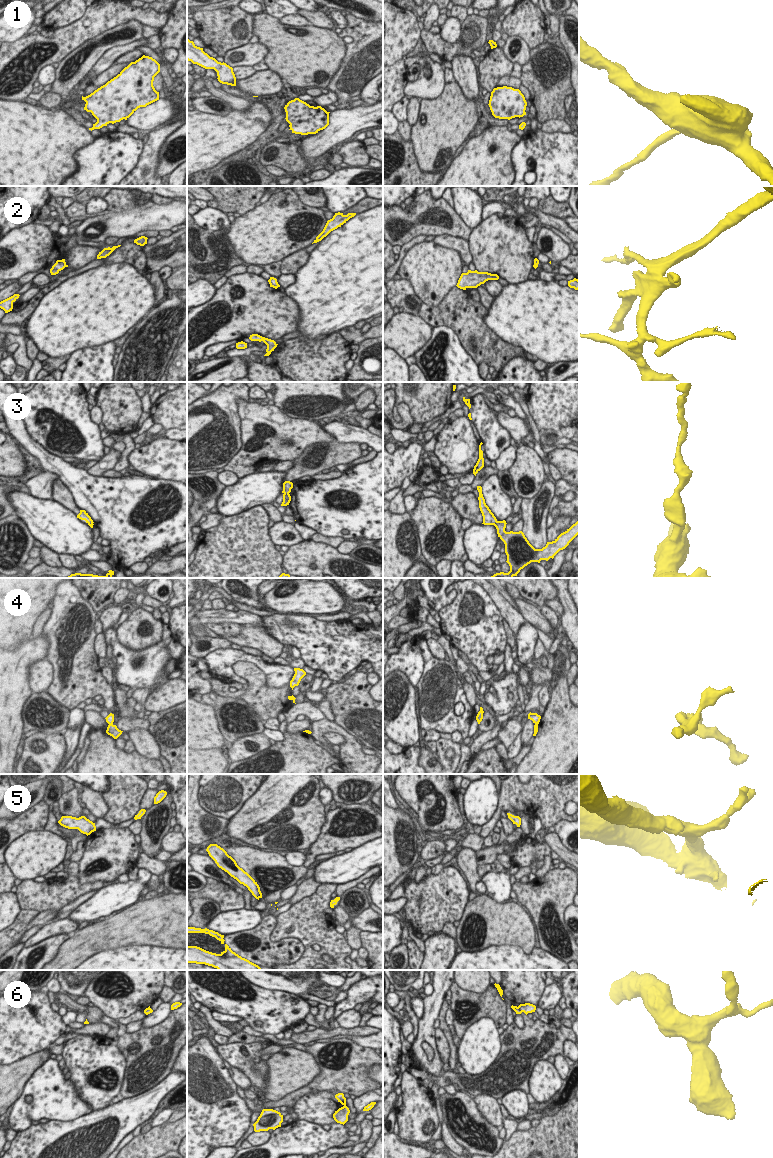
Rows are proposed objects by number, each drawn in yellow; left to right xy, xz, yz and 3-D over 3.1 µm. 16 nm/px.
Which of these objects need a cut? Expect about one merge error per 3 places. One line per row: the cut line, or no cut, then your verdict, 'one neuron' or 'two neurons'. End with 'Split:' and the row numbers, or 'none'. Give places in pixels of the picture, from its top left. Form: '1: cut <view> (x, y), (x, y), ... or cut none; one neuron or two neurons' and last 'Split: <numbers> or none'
1: cut none; one neuron
2: cut xz (263, 337), (261, 340); two neurons
3: cut yz (496, 520), (493, 524); two neurons
4: cut xy (109, 723), (112, 724); two neurons
5: cut none; one neuron
6: cut yz (518, 1006), (522, 1011); two neurons
Split: 2, 3, 4, 6

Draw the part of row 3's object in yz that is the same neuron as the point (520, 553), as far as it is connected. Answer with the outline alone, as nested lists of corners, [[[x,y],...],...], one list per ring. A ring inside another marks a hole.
[[[579,520],[565,532],[561,533],[554,541],[547,542],[542,549],[535,549],[527,540],[522,531],[506,532],[506,521],[496,521],[494,526],[497,529],[498,537],[505,544],[507,563],[510,566],[508,573],[496,573],[491,578],[513,578],[521,569],[531,562],[540,563],[541,560],[548,561],[560,551],[565,549],[569,543],[579,534]]]

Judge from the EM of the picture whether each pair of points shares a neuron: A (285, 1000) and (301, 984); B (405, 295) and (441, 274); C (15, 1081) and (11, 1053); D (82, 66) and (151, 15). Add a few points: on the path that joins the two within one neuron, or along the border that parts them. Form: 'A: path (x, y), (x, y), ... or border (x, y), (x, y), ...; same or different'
A: border (268, 989), (288, 991), (297, 995); different
B: border (401, 278), (411, 283), (422, 301); different
C: border (34, 1053), (10, 1064); different
D: border (131, 19), (137, 19), (143, 24); different

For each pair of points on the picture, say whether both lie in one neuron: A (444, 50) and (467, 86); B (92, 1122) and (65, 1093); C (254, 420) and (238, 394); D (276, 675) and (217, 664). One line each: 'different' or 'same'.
A: different
B: different
C: different
D: same

